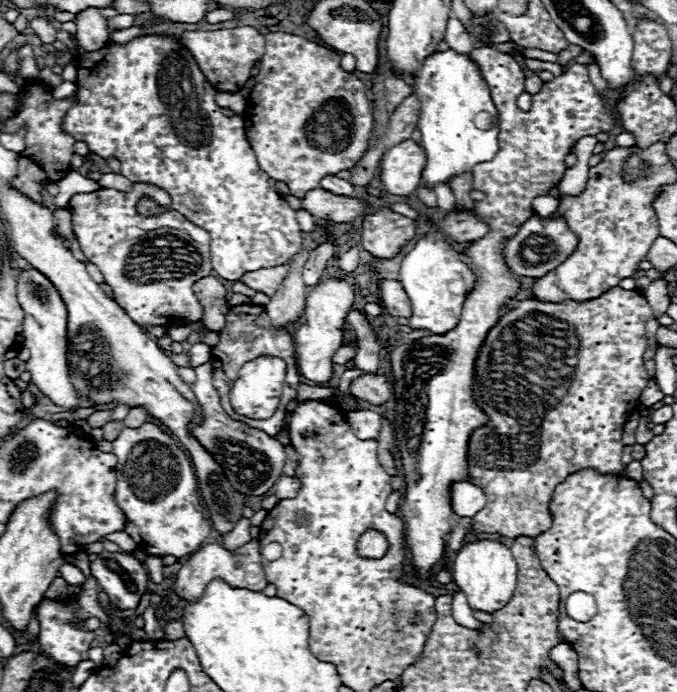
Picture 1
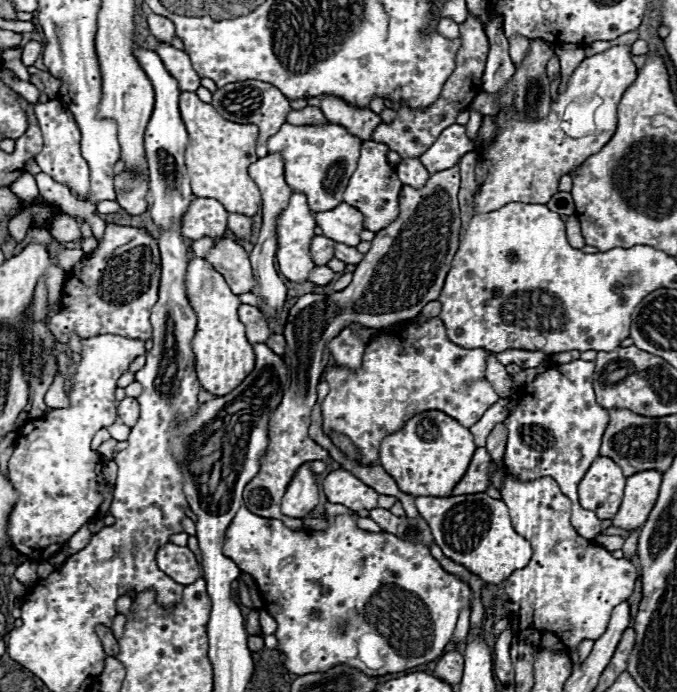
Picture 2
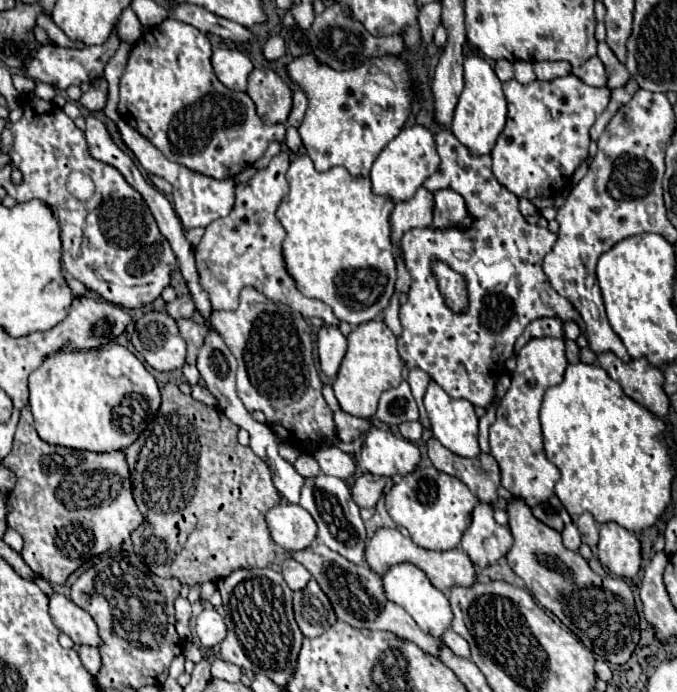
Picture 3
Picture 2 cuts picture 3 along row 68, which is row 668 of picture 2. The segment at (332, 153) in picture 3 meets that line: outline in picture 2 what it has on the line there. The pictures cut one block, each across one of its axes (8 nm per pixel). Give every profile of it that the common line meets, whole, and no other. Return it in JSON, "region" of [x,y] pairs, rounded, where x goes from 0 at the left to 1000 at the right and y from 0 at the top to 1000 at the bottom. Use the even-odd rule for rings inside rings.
{"region":[[[357,731],[334,766],[331,801],[343,806],[357,827],[375,835],[390,879],[411,899],[408,922],[411,939],[422,948],[419,962],[440,977],[479,971],[499,960],[514,960],[544,977],[567,977],[653,948],[659,928],[668,922],[679,882],[697,870],[694,847],[662,829],[629,789],[597,783],[567,766],[541,769],[526,763],[526,743],[484,749],[484,757],[487,763],[479,769],[431,769],[414,751],[384,749]],[[558,850],[561,864],[549,864]]]}

